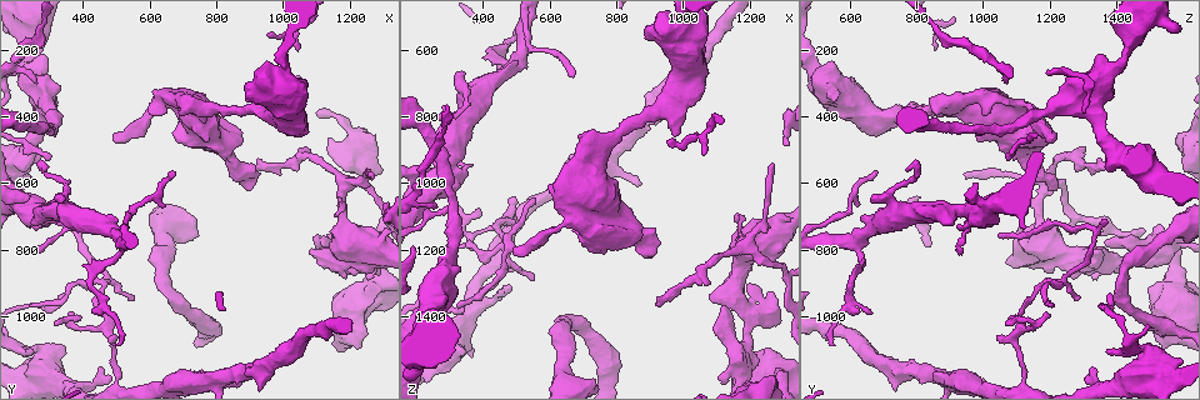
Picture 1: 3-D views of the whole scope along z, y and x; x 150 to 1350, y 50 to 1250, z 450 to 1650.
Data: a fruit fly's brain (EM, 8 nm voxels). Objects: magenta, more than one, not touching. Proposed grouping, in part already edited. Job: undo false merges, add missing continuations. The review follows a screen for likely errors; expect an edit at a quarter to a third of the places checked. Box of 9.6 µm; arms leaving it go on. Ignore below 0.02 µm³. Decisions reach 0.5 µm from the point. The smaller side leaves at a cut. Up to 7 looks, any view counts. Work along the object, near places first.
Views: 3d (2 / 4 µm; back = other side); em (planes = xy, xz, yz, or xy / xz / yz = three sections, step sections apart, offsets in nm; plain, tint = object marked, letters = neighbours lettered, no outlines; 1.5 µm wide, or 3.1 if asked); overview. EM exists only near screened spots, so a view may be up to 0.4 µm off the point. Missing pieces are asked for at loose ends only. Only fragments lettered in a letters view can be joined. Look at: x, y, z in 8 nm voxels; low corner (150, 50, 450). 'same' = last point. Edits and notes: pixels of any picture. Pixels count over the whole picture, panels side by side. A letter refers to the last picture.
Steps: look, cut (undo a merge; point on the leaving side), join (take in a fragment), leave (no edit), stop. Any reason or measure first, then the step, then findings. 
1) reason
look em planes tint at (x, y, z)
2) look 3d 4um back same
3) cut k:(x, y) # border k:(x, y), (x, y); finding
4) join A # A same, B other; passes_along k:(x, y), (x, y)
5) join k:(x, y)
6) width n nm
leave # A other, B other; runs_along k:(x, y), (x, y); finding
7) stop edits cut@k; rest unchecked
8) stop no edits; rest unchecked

look 3d 4um at (360, 690, 760)

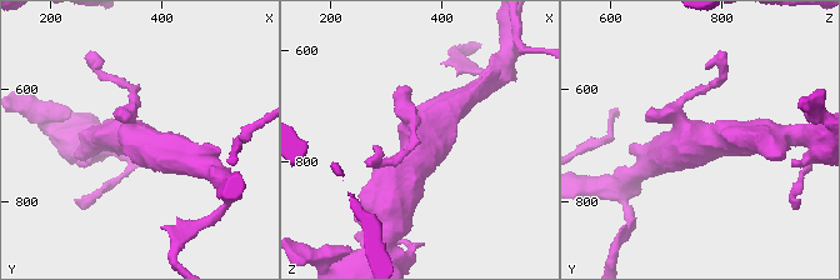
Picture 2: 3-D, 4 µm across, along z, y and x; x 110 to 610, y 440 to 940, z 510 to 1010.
shape alone is not enough
look em planes letters at (355, 690, 760)

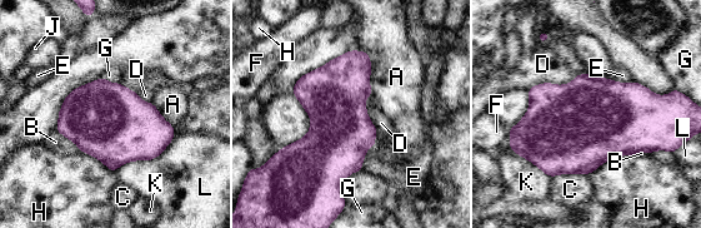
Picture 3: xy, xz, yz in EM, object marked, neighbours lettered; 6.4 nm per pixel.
leave # A other, B other, C other, D other, E other, F other, G other, H other, J other, K other, L other; border 3:(56, 129), (80, 150); one neuron here

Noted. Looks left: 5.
an open end
look 3d 4um at (310, 1020, 1060)

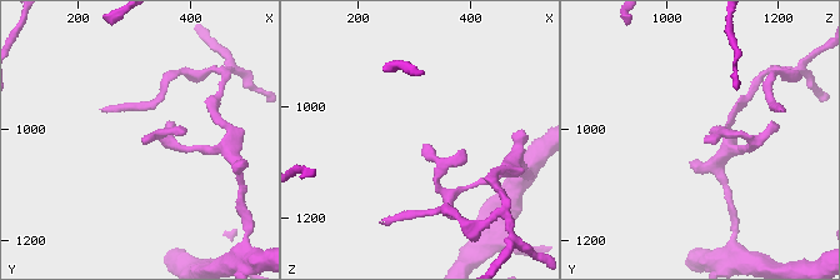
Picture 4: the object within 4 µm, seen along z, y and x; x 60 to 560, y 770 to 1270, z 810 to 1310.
look em planes plain at (315, 1020, 1065)

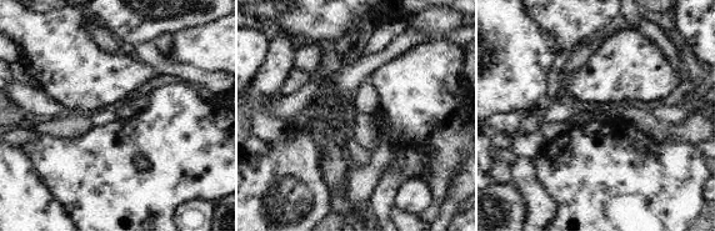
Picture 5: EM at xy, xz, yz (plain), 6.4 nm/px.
what lies round it
look em planes letters same

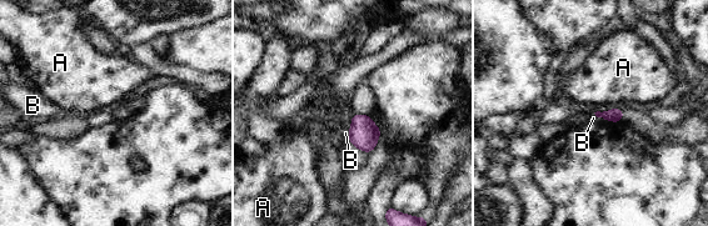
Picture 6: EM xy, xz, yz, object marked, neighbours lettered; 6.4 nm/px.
width 90 nm
leave # A other, B other; border 6:(350, 115), (352, 120); no lettered fragment goes on from it

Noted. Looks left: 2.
three-way junction
look em planes letters at (470, 900, 1170)

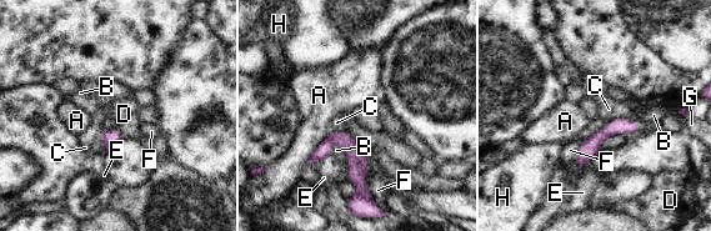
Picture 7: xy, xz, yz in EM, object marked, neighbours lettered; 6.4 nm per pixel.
width 50 nm
leave # A other, B other, C other, D other, E other, F other, G other, H other; runs_along 7:(635, 126), (606, 131), (580, 162); continuous, no second neuron

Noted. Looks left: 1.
stop no edits; rest unchecked

